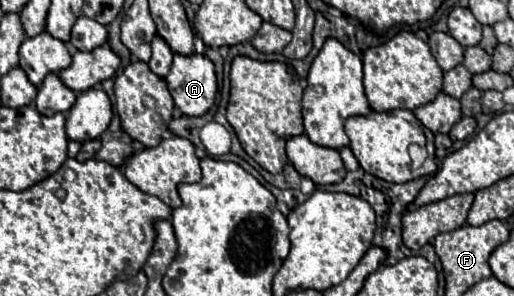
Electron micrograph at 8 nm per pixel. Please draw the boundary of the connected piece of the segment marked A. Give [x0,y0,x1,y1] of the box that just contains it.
[165,54,215,116]

